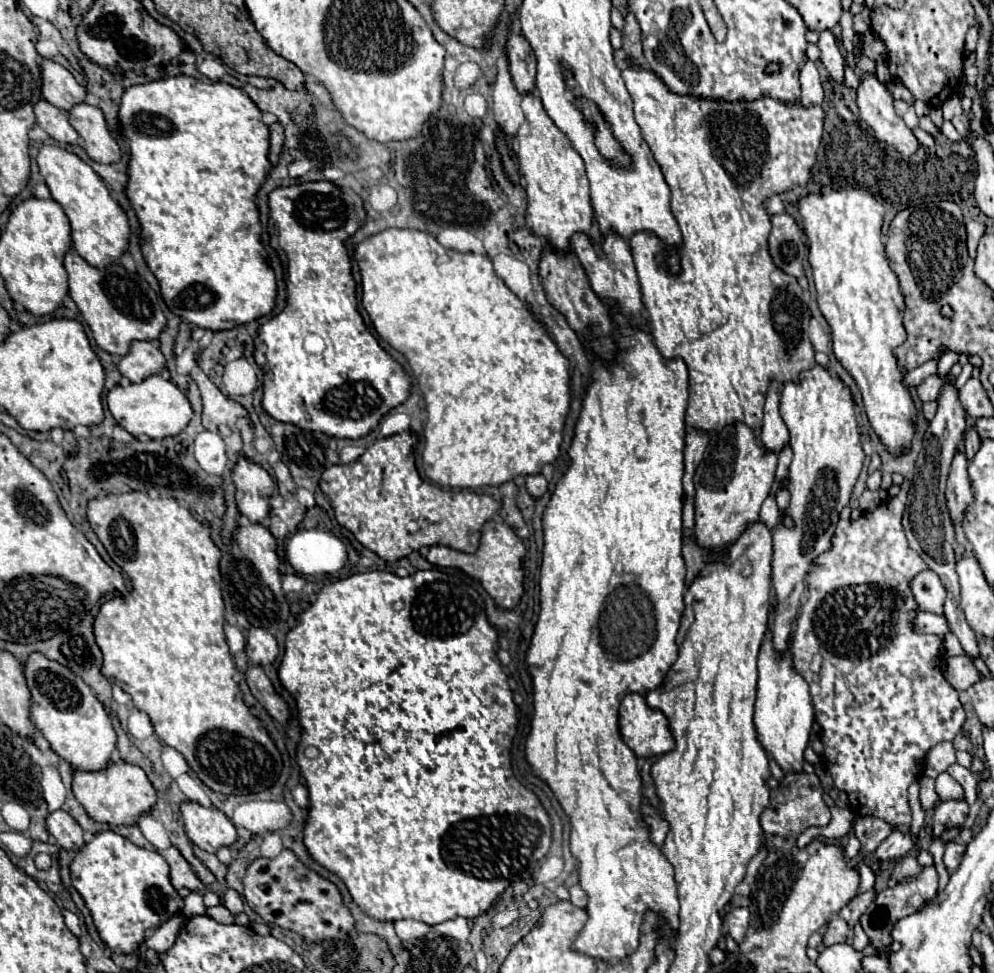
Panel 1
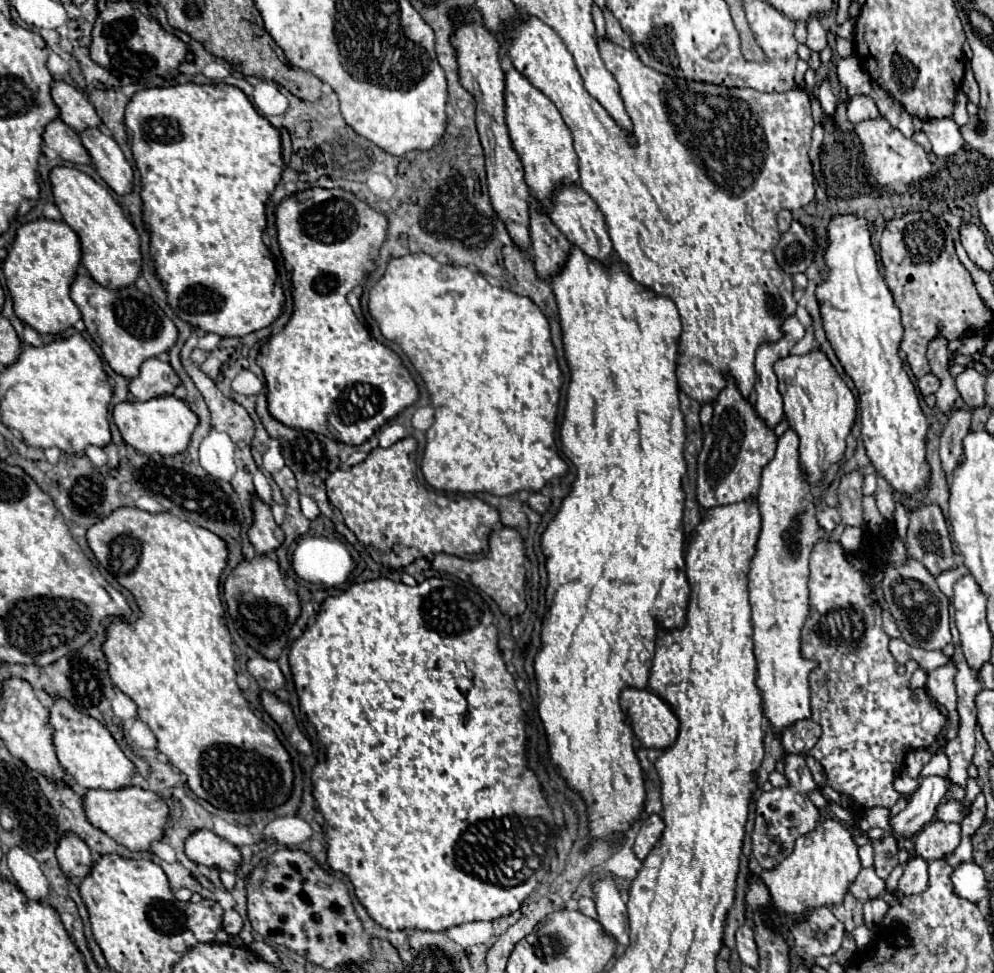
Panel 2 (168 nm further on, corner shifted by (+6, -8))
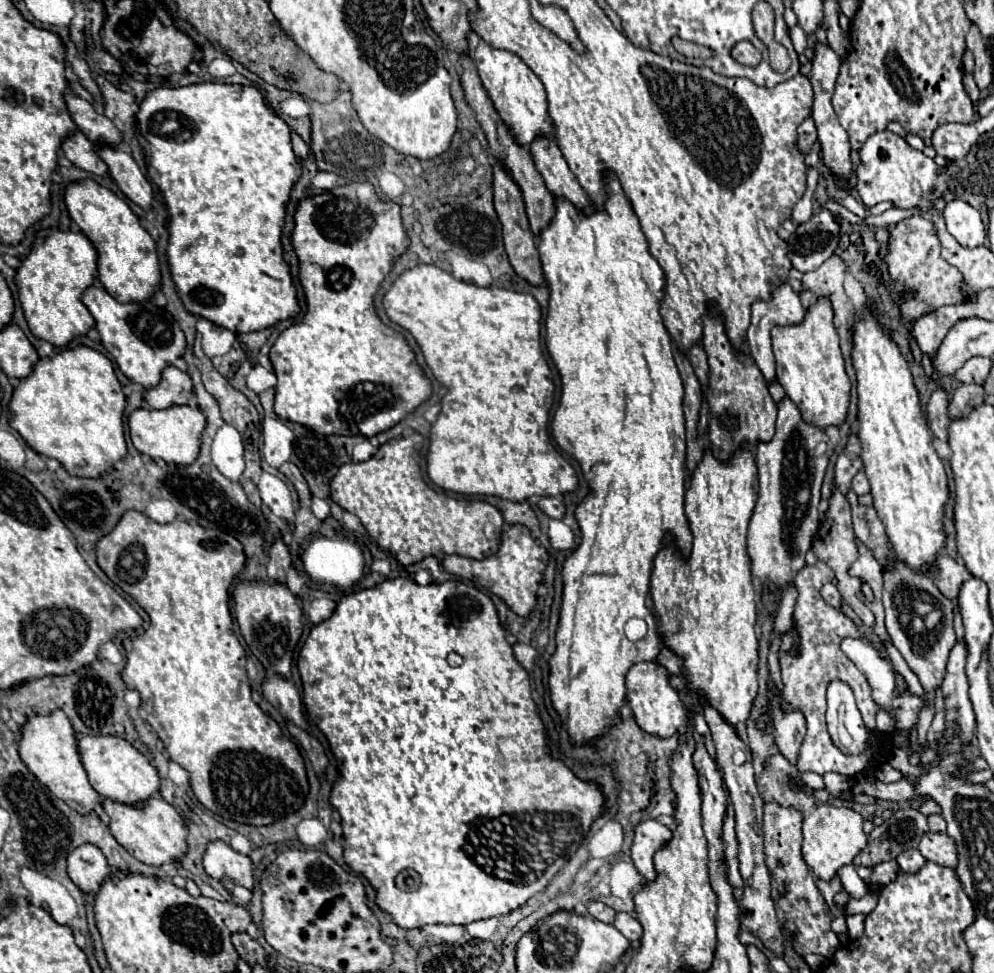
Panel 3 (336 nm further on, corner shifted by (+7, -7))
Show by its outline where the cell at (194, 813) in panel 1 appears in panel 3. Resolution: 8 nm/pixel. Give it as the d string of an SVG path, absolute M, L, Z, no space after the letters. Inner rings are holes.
M220 839L208 843L202 857L202 865L206 873L218 881L240 883L246 889L252 889L254 885L250 857L234 851L228 843Z

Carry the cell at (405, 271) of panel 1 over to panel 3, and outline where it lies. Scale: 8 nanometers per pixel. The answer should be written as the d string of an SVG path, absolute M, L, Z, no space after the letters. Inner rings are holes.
M420 263L412 269L406 269L404 273L400 273L396 277L392 287L384 295L382 305L384 305L384 311L392 323L410 331L410 335L416 339L416 343L422 349L426 365L432 369L438 383L442 383L448 389L440 401L440 405L442 405L440 415L430 431L430 449L428 449L428 457L426 457L426 463L428 463L426 471L434 485L438 485L446 491L462 493L462 495L496 495L496 497L510 499L510 501L524 501L532 495L542 495L542 497L544 495L560 495L566 491L574 491L578 487L576 471L556 451L556 447L552 445L550 435L548 435L548 413L550 413L550 407L554 401L554 383L552 383L550 367L548 367L546 357L542 355L542 347L540 347L540 317L542 317L542 313L540 313L540 305L536 303L536 299L532 295L516 293L516 291L502 289L502 287L478 287L478 285L472 285L472 283L452 277L448 271L442 271L436 265Z

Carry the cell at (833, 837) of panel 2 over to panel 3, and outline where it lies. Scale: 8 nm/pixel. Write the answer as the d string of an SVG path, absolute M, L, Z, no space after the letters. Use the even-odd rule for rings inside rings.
M818 805L802 825L804 841L802 841L802 859L814 877L822 881L832 881L840 867L852 865L854 857L866 845L866 833L862 831L862 817L850 807L834 807L834 805Z

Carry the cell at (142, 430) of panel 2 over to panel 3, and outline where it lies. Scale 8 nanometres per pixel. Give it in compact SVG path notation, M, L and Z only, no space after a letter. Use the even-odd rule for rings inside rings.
M172 405L166 409L136 409L128 415L128 429L134 447L152 457L164 459L166 463L190 465L200 451L200 433L206 427L206 417L200 409L190 405Z

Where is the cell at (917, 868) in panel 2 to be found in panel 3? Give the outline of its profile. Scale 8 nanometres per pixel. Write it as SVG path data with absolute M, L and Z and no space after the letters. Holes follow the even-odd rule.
M918 849L902 851L896 861L900 865L900 871L904 871L904 873L918 873L926 865L926 859L920 855Z

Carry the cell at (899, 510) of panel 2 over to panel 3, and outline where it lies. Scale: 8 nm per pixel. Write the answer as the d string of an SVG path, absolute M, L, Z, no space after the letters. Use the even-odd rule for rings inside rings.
M940 553L940 555L934 559L932 567L934 567L934 573L936 573L936 575L934 575L934 583L936 583L936 587L938 587L948 599L956 599L960 585L972 577L970 571L968 571L962 563L954 561L954 559L948 557L946 553Z

